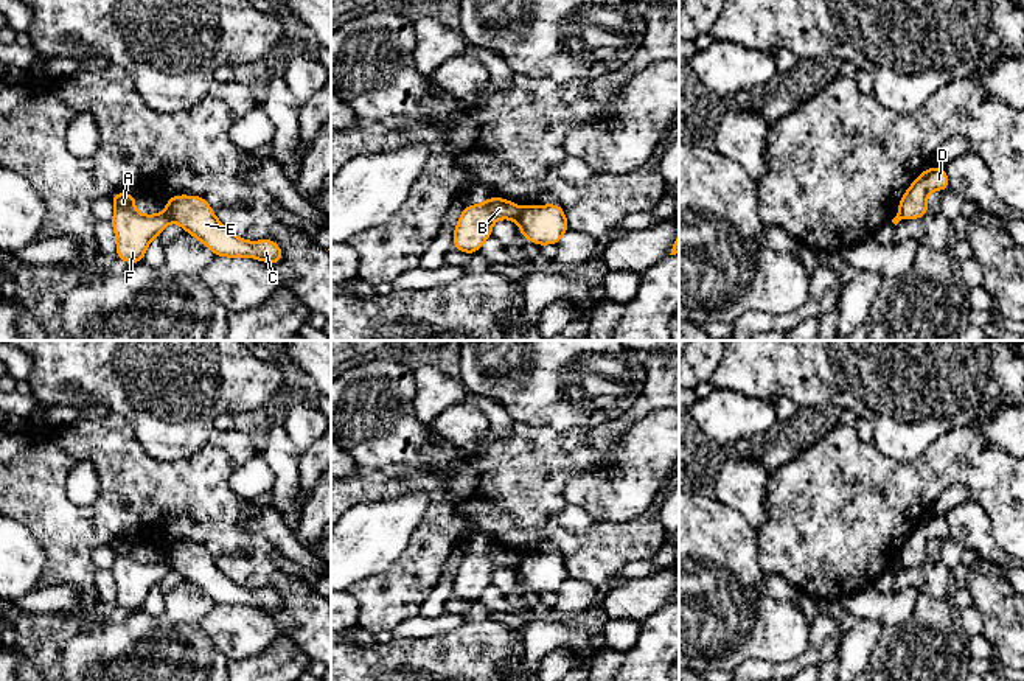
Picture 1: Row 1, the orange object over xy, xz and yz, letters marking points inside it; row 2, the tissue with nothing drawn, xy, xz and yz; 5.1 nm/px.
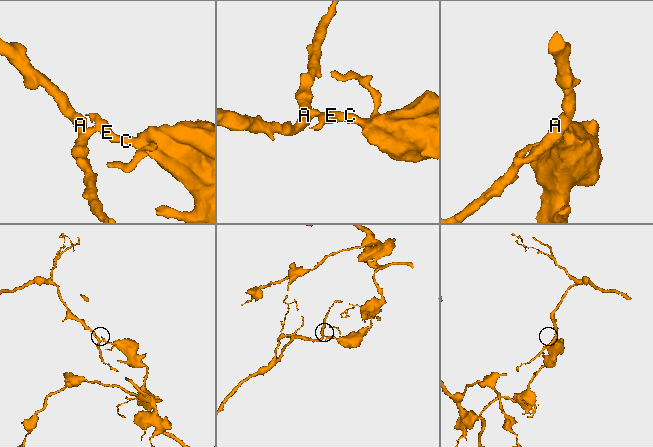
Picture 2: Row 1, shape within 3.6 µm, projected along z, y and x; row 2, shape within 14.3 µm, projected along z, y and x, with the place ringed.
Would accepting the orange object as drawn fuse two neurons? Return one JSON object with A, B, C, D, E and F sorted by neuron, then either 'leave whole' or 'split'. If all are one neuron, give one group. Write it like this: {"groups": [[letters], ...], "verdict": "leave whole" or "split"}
{"groups": [["A", "B", "F"], ["C", "D", "E"]], "verdict": "split"}

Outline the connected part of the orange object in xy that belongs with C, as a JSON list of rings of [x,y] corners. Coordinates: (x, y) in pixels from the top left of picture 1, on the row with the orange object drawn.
[[[177,194],[166,201],[166,213],[183,230],[208,246],[216,257],[249,257],[270,264],[283,261],[283,252],[275,241],[250,243],[238,238],[219,222],[210,204],[200,196]]]

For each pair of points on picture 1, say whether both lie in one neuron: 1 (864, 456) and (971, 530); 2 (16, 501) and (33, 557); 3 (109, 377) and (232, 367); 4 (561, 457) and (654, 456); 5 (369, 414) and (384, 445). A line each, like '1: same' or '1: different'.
1: different
2: different
3: same
4: different
5: same

